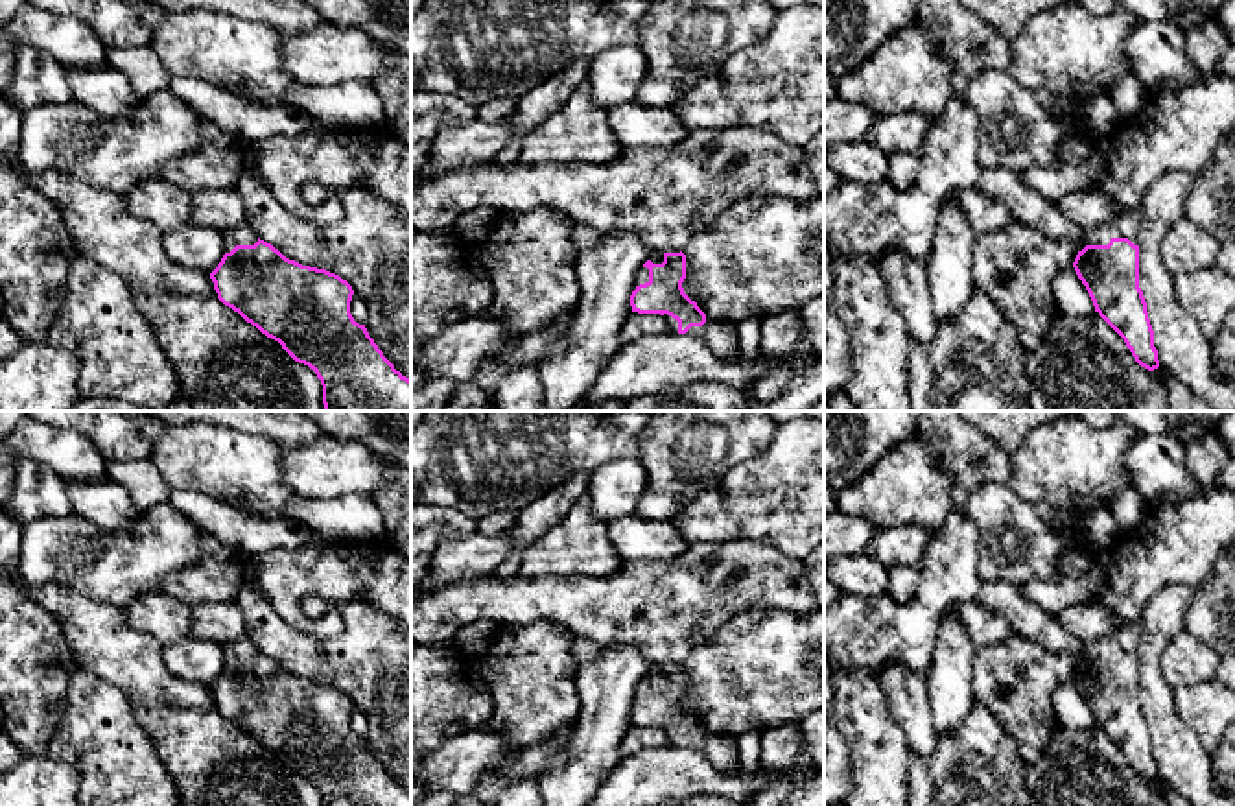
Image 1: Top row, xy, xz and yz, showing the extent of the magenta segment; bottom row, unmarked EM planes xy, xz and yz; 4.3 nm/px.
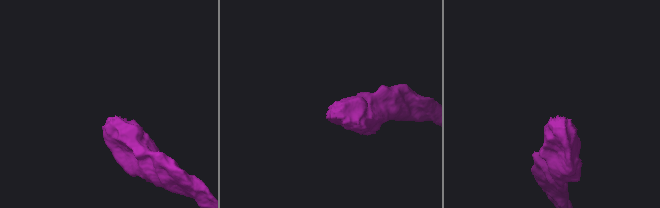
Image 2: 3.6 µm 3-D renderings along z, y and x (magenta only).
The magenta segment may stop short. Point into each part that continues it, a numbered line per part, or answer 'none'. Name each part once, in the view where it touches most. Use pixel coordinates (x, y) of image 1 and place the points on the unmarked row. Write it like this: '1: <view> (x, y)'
1: yz (1129, 637)

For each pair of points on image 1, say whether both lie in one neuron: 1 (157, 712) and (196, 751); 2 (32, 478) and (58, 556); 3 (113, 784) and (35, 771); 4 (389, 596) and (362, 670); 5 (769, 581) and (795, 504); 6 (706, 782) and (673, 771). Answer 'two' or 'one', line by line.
1: one
2: two
3: two
4: two
5: two
6: one

